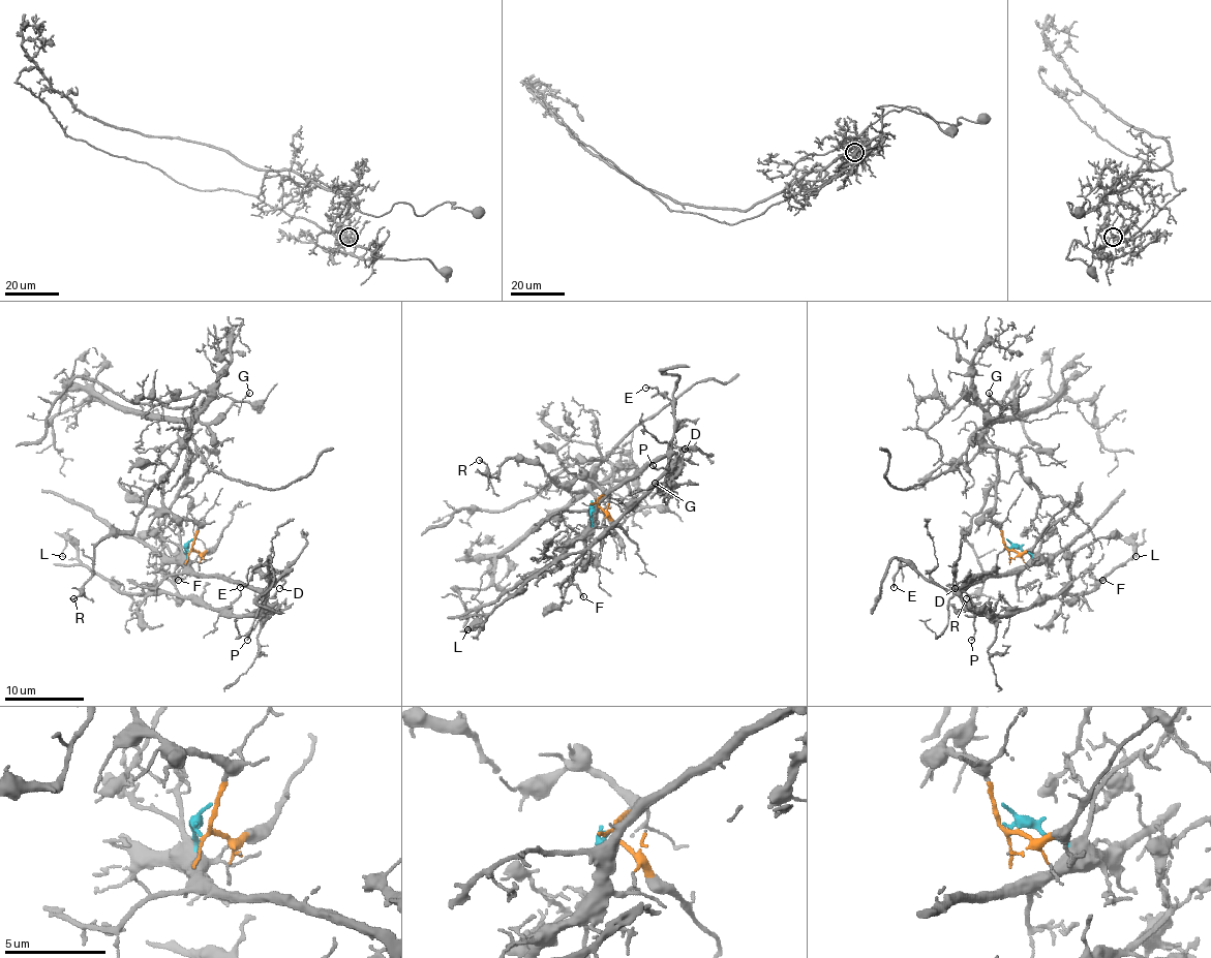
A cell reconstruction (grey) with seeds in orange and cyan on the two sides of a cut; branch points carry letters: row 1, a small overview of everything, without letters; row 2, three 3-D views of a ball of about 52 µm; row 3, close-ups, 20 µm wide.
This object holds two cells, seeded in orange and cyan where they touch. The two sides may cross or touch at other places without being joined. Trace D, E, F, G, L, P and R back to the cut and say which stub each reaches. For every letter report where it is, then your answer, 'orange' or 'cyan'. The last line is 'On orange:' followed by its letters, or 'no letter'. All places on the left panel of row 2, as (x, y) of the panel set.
D: at (279, 588); cyan
E: at (240, 587); cyan
F: at (178, 580); cyan
G: at (249, 393); orange
L: at (62, 556); cyan
P: at (247, 640); cyan
R: at (73, 598); orange
On orange: G, R

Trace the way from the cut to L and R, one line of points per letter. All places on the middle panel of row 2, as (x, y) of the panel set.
L: (594, 503), (592, 526), (601, 502), (665, 456), (667, 472), (583, 550), (555, 557), (482, 626), (468, 628)
R: (594, 502), (603, 492), (594, 482), (581, 478), (566, 490), (536, 462), (512, 458), (492, 478), (479, 460)

